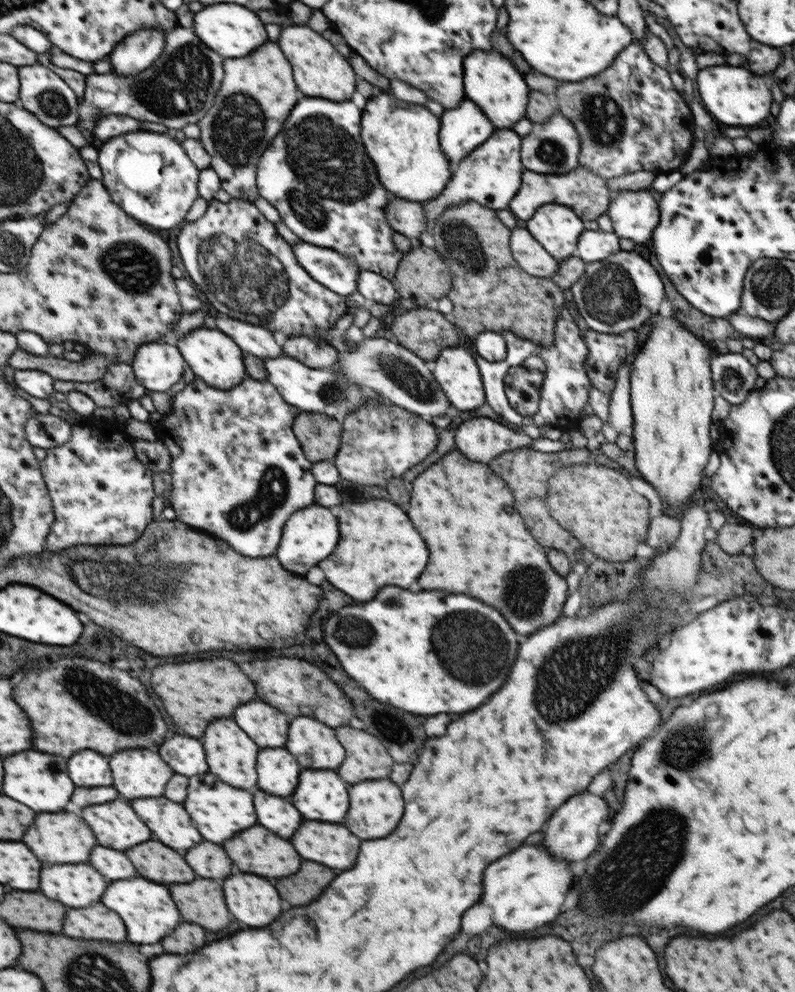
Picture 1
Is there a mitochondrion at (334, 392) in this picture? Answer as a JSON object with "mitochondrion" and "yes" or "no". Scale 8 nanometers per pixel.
{"mitochondrion":"yes"}

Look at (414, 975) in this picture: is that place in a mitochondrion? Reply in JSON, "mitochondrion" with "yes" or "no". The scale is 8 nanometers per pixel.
{"mitochondrion":"no"}

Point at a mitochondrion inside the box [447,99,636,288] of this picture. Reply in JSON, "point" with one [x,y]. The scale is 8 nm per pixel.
{"point":[550,151]}

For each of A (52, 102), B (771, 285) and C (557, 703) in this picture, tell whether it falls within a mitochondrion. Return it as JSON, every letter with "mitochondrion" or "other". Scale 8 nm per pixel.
{"A":"mitochondrion","B":"mitochondrion","C":"mitochondrion"}

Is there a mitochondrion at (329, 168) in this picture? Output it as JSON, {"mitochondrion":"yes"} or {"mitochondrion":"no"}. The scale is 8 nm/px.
{"mitochondrion":"yes"}

